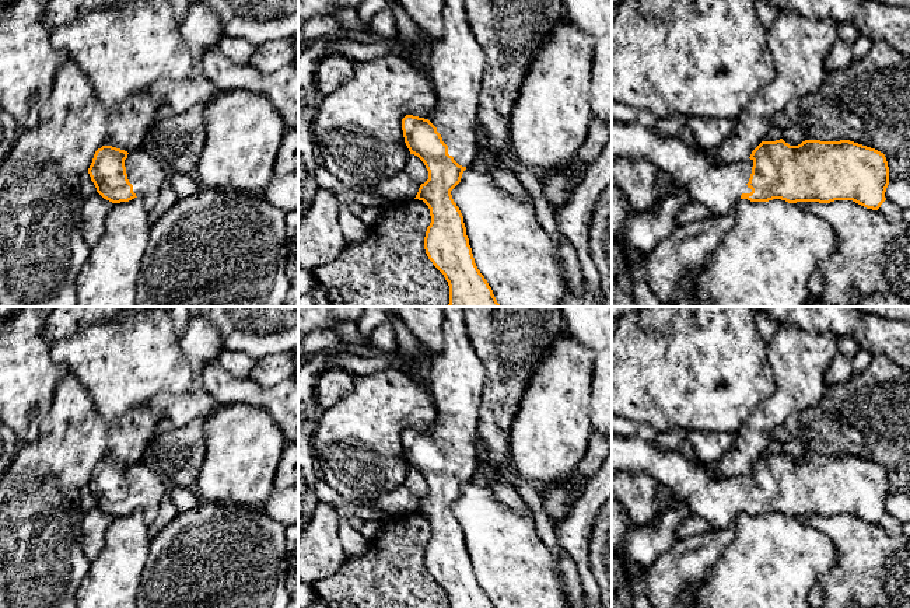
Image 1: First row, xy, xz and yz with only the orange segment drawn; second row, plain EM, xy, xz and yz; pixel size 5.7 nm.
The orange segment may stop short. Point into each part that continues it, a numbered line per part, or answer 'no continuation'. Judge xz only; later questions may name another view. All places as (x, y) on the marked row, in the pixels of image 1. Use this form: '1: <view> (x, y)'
1: xz (455, 62)

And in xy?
1: xy (146, 173)

